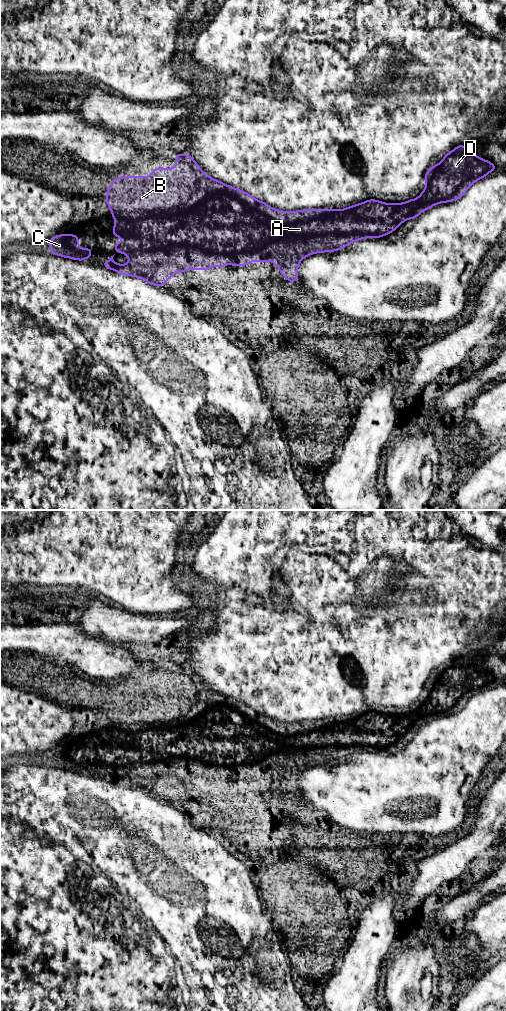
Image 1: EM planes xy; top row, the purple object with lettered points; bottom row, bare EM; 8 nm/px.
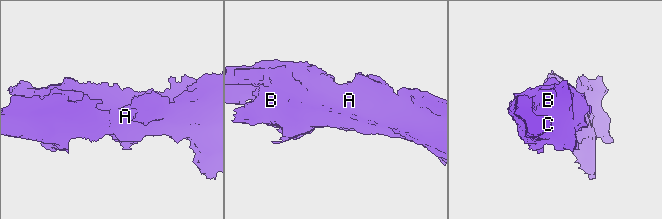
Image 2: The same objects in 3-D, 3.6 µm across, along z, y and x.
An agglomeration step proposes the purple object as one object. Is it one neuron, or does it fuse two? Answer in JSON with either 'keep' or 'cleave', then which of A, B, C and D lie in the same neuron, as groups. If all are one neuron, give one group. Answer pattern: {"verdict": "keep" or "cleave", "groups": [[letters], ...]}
{"verdict": "keep", "groups": [["A", "B", "C", "D"]]}

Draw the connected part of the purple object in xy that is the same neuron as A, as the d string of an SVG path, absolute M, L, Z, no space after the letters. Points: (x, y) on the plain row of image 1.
M460 656L453 660L451 664L448 664L441 672L440 675L433 677L431 680L428 680L426 686L424 688L424 692L426 697L421 706L415 711L409 711L406 714L402 715L385 715L376 711L368 711L359 716L355 716L344 721L303 721L296 723L283 723L275 721L269 718L267 715L257 712L252 707L247 704L232 699L230 697L224 696L223 694L210 689L207 685L205 685L200 678L196 675L195 671L192 670L189 666L180 665L175 667L176 678L174 680L164 680L159 679L153 682L150 682L151 688L118 688L113 694L110 694L110 697L107 699L107 707L105 709L105 713L107 718L111 722L111 729L115 731L115 737L111 745L115 747L117 750L122 749L124 754L117 754L114 756L115 766L123 765L129 770L129 774L126 776L118 776L113 773L113 768L109 772L104 772L102 776L103 779L113 782L119 786L124 788L132 788L136 790L141 790L145 794L156 798L162 799L173 786L180 786L187 782L203 782L206 783L213 778L217 780L223 780L227 776L231 778L247 778L252 773L255 774L273 774L275 778L278 779L278 783L284 787L287 794L298 794L298 779L300 774L305 770L312 766L317 765L325 765L325 764L335 764L341 761L344 761L346 758L355 753L360 753L361 751L367 750L382 750L385 747L388 747L394 744L403 734L408 731L416 731L421 723L426 724L431 719L438 717L439 715L447 715L457 713L464 708L467 704L468 700L473 697L475 694L480 692L483 689L487 689L491 683L496 683L498 680L488 672L480 670L473 665L473 660L467 660L463 656Z

